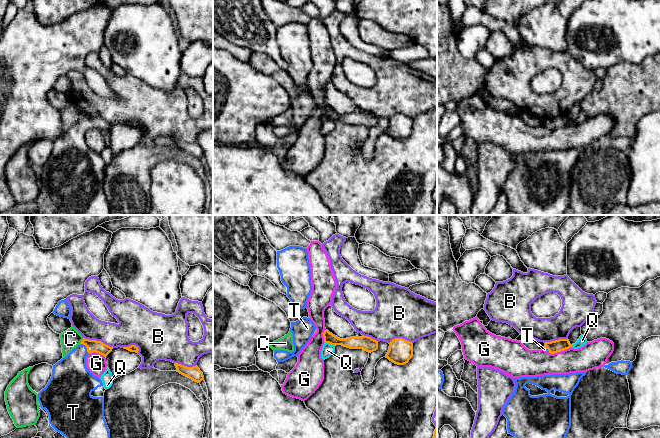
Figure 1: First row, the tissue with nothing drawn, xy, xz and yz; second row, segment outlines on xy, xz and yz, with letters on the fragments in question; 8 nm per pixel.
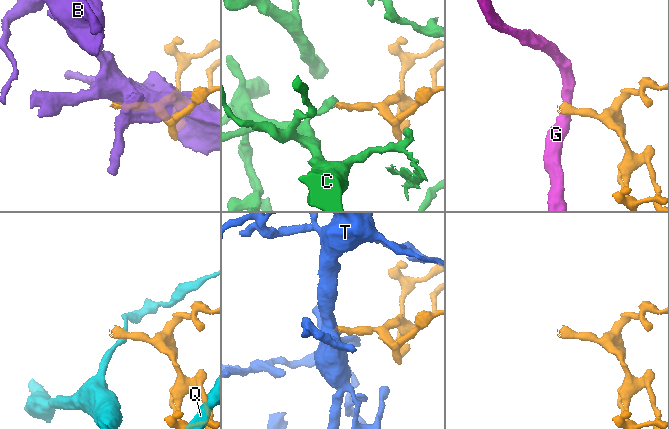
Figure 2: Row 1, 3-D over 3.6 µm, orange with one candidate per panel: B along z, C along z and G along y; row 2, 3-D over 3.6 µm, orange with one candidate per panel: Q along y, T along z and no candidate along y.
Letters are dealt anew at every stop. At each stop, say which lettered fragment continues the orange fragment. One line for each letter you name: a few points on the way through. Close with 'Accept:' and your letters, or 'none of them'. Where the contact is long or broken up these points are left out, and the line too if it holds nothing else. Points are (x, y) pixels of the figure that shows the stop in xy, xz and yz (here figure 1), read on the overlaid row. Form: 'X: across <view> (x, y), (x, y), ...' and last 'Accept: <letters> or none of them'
T: across xy (92, 346), (86, 347), (77, 356), (70, 373)
Accept: T

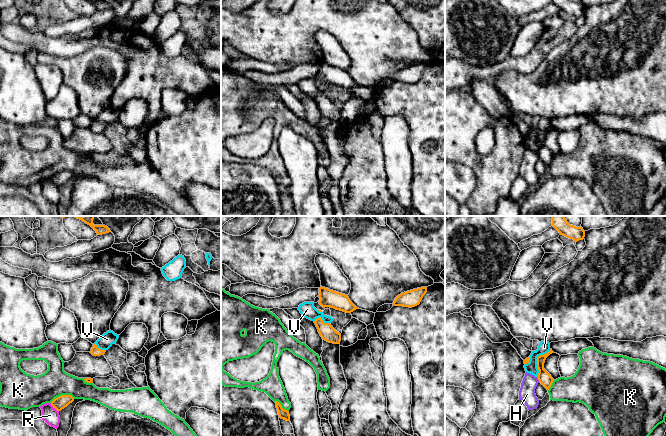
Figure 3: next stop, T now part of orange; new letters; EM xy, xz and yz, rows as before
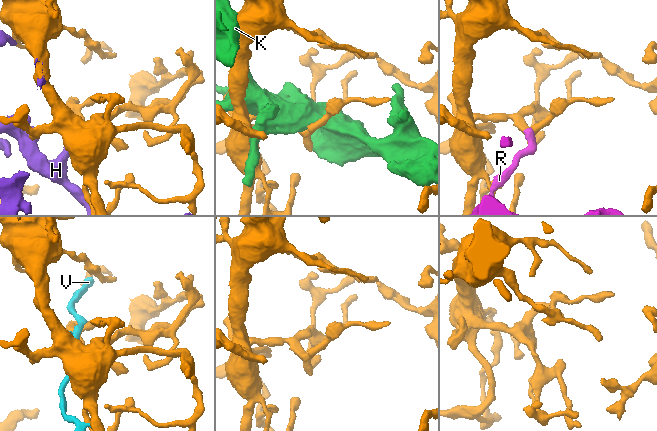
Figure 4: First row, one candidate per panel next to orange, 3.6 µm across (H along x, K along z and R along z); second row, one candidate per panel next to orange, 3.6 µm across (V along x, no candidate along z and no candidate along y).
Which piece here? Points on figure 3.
Accept: none of them

